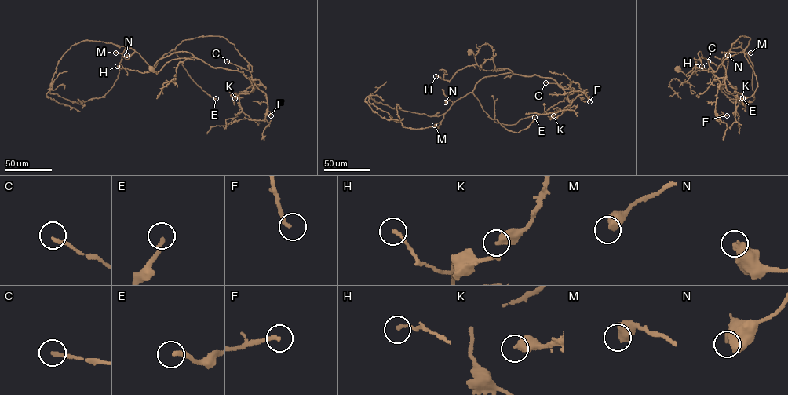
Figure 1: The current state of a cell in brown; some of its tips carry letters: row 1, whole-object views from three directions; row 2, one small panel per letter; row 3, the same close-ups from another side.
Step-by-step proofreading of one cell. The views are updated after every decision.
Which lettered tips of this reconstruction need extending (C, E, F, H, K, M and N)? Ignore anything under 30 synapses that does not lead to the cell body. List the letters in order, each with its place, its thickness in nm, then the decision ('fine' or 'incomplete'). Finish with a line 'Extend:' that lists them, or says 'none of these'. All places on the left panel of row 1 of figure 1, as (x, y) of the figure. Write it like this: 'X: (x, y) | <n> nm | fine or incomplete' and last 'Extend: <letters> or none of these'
C: (227, 61) | 190 nm | fine
E: (216, 98) | 240 nm | incomplete
F: (271, 115) | 190 nm | incomplete
H: (117, 66) | 180 nm | fine
K: (235, 98) | 550 nm | incomplete
M: (115, 53) | 550 nm | fine
N: (126, 55) | 650 nm | fine
Extend: E, F, K

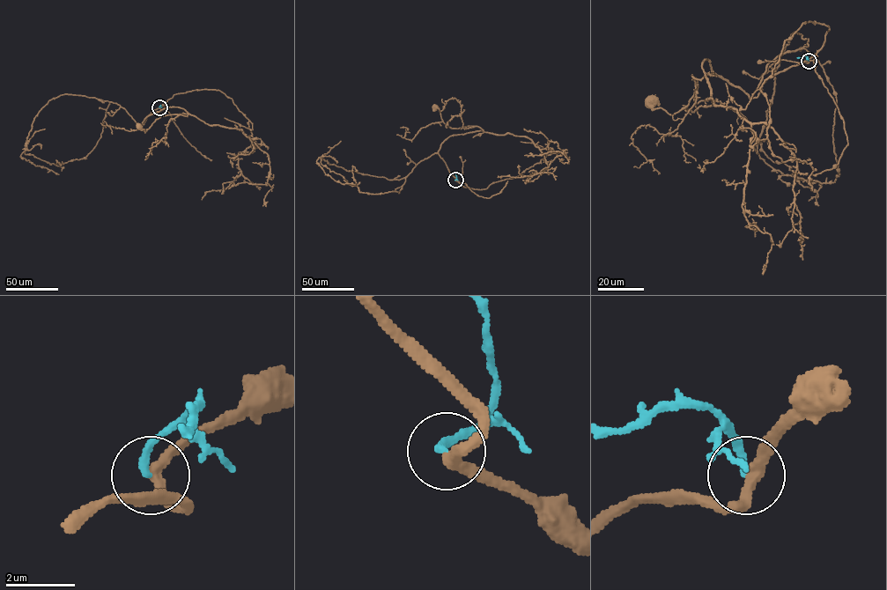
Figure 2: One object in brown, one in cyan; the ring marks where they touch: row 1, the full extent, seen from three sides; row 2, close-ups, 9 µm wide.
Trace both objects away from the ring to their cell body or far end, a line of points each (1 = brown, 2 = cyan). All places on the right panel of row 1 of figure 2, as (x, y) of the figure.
1: (809, 61), (771, 75), (750, 98), (705, 60), (682, 109), (669, 114), (650, 102)
2: (809, 61), (806, 56), (797, 58)

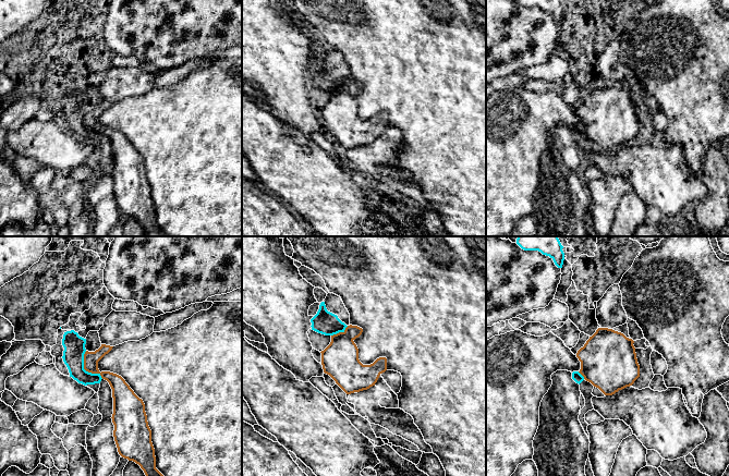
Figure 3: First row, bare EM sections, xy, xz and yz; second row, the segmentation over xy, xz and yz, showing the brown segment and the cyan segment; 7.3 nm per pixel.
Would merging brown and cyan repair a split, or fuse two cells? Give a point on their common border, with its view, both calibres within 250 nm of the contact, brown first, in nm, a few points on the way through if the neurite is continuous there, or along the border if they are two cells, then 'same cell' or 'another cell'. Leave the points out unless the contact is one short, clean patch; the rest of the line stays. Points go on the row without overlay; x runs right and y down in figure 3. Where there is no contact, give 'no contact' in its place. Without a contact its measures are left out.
xy (85, 125) | 110/160 nm | along xy (85, 107), (84, 124), (88, 127), (97, 129), (102, 134) | another cell

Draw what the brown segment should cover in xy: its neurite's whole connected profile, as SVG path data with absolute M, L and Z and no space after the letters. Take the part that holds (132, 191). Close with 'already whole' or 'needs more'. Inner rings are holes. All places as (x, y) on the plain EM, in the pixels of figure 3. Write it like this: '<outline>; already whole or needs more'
M101 100L95 108L84 110L84 125L99 130L112 145L114 181L113 193L119 210L133 217L144 227L147 236L169 236L156 224L155 205L151 198L151 186L148 182L145 160L125 136L110 127L99 127L98 118L113 102Z; already whole

